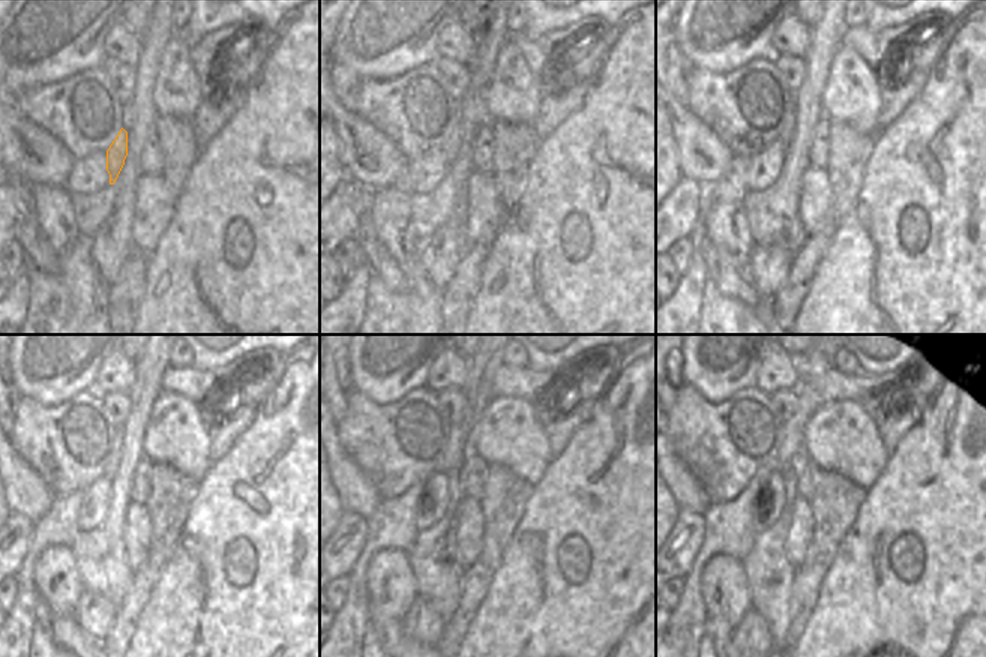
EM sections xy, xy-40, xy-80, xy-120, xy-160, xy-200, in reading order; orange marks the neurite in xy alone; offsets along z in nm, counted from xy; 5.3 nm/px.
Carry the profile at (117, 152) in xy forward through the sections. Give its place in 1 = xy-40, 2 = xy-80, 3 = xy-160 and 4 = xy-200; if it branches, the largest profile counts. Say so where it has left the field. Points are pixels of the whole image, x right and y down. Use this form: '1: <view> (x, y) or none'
1: xy-40 (452, 146)
2: xy-80 (788, 129)
3: xy-160 (458, 431)
4: xy-200 (812, 392)

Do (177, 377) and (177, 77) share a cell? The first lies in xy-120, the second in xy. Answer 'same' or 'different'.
different

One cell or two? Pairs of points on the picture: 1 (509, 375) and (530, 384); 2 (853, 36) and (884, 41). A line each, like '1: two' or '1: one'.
1: one
2: one

